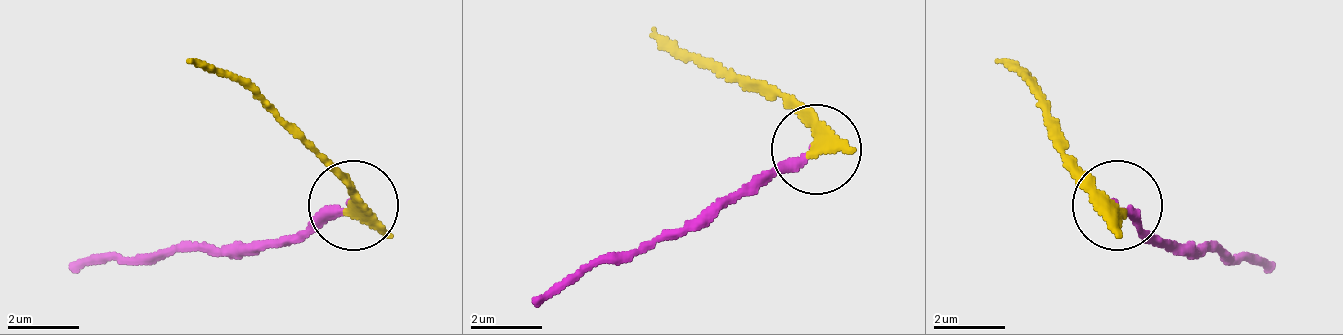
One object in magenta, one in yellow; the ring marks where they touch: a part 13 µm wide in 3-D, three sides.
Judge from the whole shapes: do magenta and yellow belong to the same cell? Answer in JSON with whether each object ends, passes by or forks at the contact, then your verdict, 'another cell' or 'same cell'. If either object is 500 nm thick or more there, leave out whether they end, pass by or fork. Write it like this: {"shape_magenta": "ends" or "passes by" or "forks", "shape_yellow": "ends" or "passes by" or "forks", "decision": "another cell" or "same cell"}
{"shape_magenta": "ends", "shape_yellow": "passes by", "decision": "another cell"}

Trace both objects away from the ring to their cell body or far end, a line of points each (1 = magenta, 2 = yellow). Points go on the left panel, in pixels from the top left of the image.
1: (346, 203), (265, 248), (67, 266)
2: (355, 203), (346, 185), (247, 86), (184, 59)

